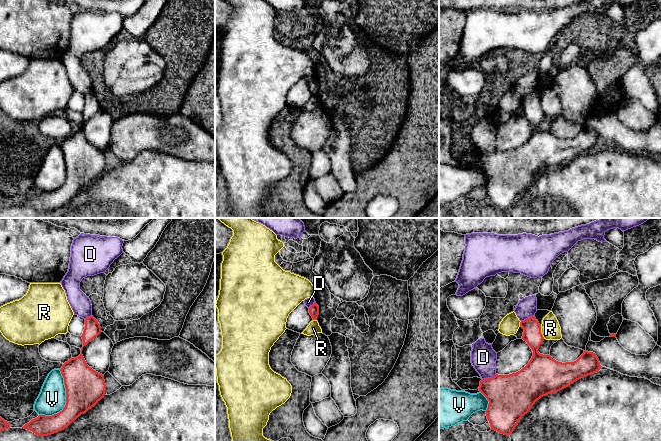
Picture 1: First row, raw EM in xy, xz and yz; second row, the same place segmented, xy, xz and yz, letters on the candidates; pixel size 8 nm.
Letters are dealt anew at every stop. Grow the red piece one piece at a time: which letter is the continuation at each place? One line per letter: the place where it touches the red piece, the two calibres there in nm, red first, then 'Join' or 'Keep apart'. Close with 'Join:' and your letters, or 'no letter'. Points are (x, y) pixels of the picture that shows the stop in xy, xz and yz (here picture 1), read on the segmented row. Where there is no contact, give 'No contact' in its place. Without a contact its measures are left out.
D: Touches red at yz (489, 378). Thickness 360 nm (red) against 200 nm. Keep apart
R: Touches red at yz (540, 332). Thickness 160 nm (red) against 160 nm. Keep apart
V: Touches red at xy (66, 401). Thickness 300 nm (red) against 220 nm. Keep apart
Join: no letter

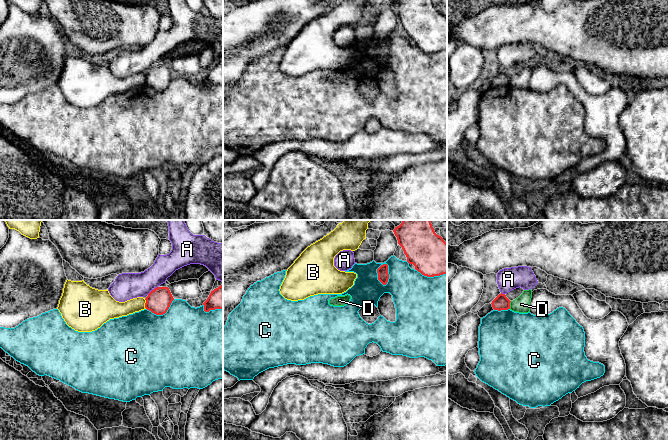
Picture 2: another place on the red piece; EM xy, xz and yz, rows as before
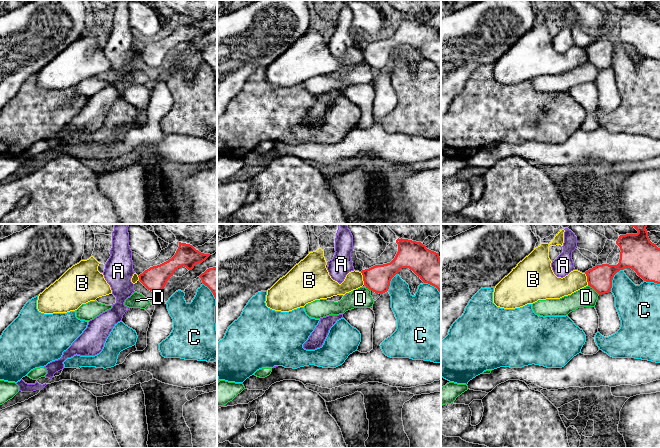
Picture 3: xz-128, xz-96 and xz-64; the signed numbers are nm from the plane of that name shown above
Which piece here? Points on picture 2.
A: Touches red at xy (152, 290). Thickness 200 nm (red) against 220 nm. Keep apart
B: Touches red at xy (145, 304). Thickness 200 nm (red) against 140 nm. Keep apart
C: Touches red at xz (387, 273). Thickness 90 nm (red) against 320 nm. Keep apart
D: Touches red at yz (509, 305). Thickness 120 nm (red) against 130 nm. Keep apart
Join: no letter

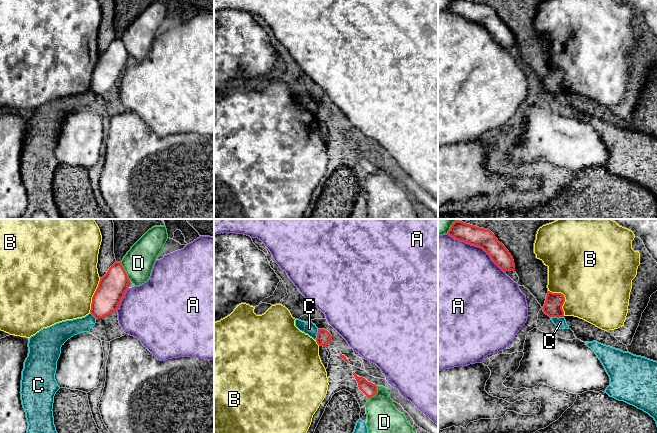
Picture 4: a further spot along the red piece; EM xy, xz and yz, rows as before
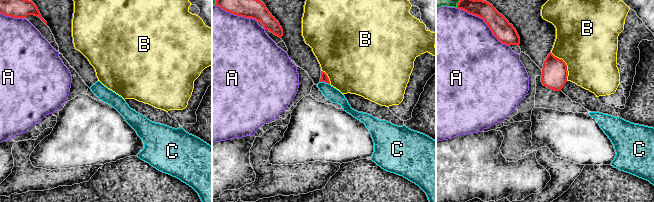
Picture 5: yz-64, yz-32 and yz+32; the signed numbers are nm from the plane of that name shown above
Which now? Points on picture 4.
A: Touches red at yz (476, 245). Thickness 160 nm (red) against 480 nm. Keep apart
B: Touches red at yz (564, 298). Thickness 140 nm (red) against 500 nm. Keep apart
C: Touches red at yz (557, 317). Thickness 140 nm (red) against 80 nm. Keep apart
D: Touches red at xy (124, 271). Thickness 220 nm (red) against 240 nm. Keep apart
Join: no letter

